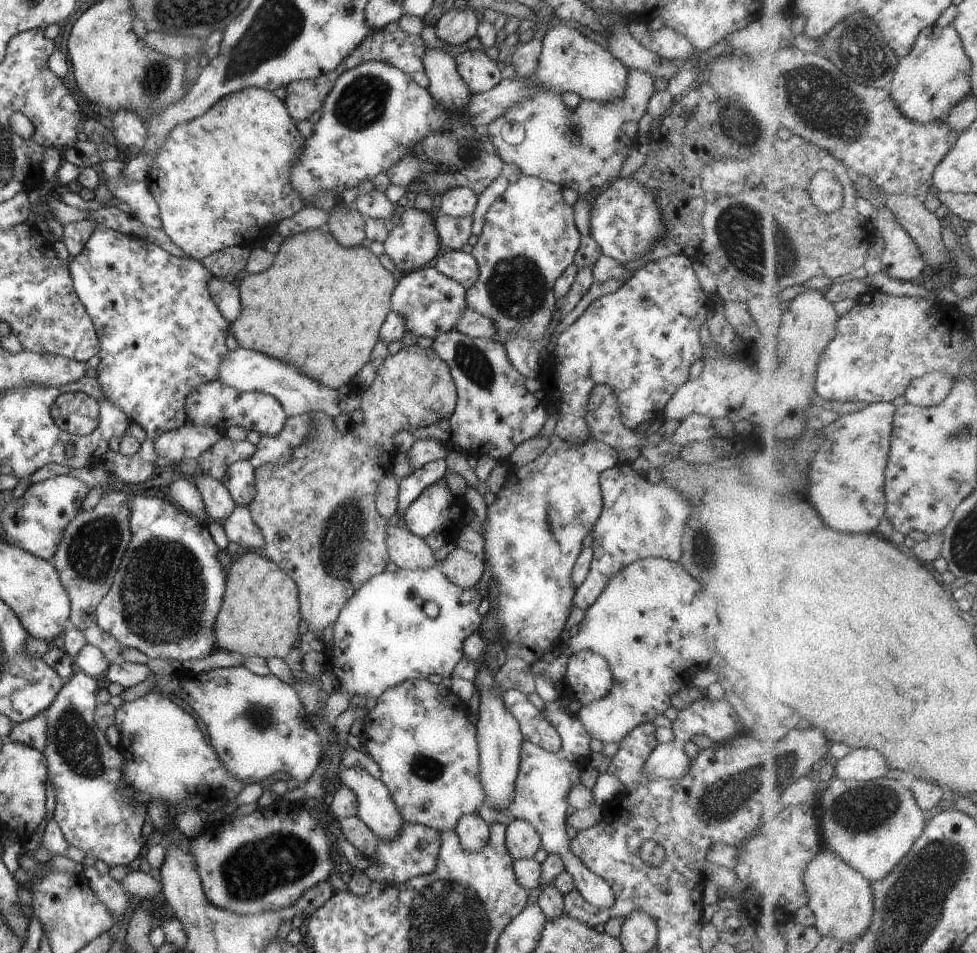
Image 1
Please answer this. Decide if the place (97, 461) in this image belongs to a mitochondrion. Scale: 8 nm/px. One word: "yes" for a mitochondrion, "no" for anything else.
no

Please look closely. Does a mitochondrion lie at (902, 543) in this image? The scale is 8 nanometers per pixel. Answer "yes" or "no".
no

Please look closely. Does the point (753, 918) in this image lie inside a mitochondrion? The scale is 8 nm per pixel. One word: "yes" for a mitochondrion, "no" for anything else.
no

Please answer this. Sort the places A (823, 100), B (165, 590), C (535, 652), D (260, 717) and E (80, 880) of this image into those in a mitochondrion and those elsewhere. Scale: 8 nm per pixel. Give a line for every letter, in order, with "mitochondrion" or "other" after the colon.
A: mitochondrion
B: mitochondrion
C: other
D: mitochondrion
E: other

